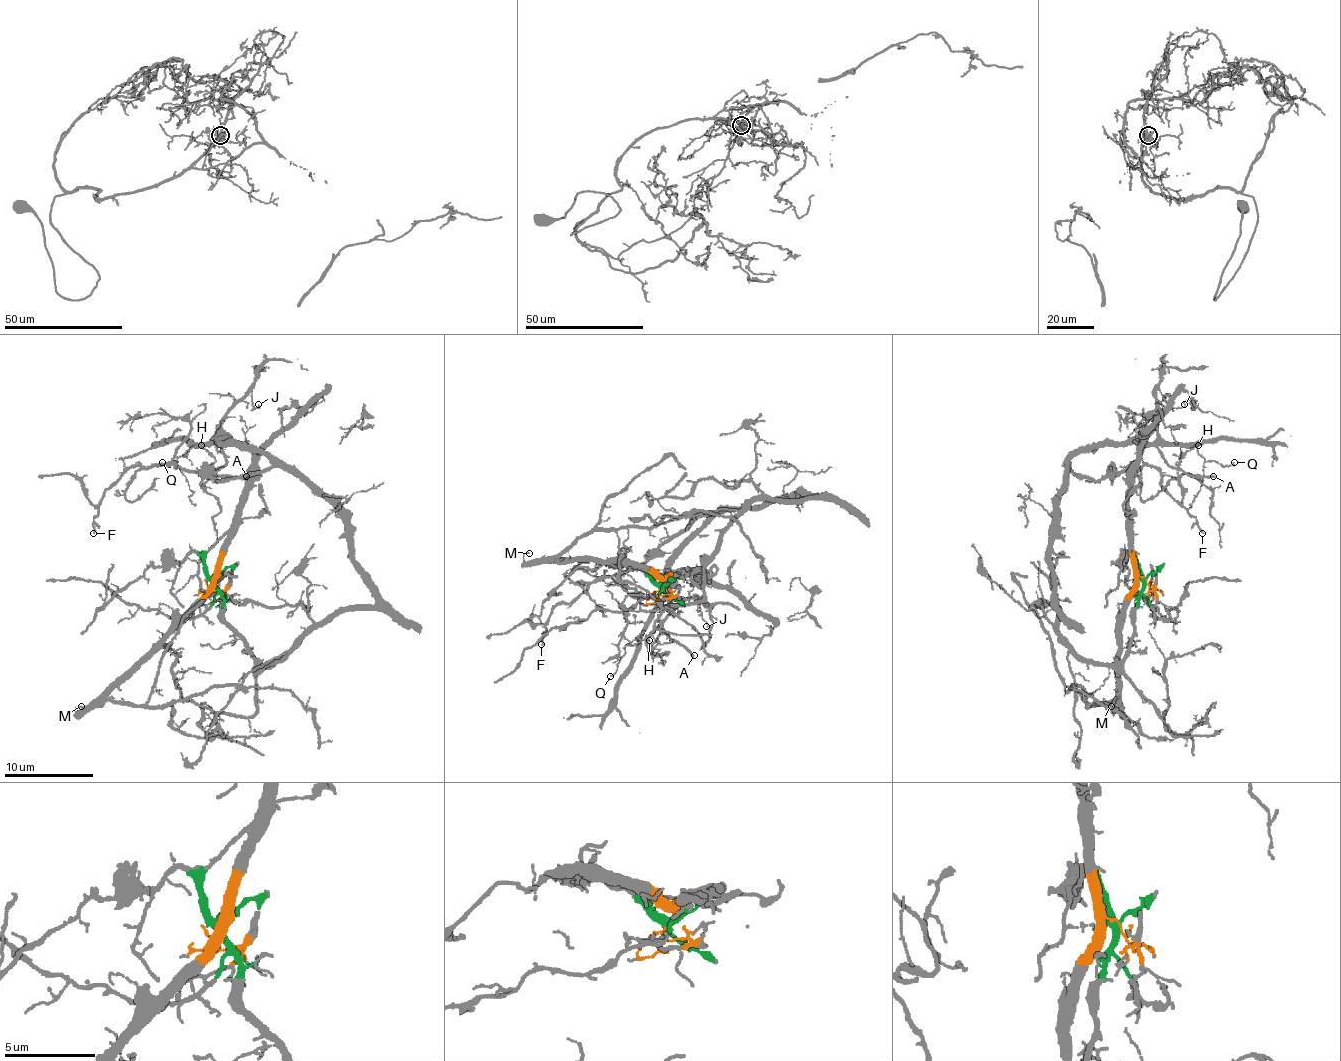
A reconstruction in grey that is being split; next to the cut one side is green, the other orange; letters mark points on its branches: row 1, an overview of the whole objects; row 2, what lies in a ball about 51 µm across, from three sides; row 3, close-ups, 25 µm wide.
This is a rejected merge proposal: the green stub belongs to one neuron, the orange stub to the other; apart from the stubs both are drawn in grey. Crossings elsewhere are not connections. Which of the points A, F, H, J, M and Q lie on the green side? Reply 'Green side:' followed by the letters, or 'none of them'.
Green side: A, F, H, J, Q

